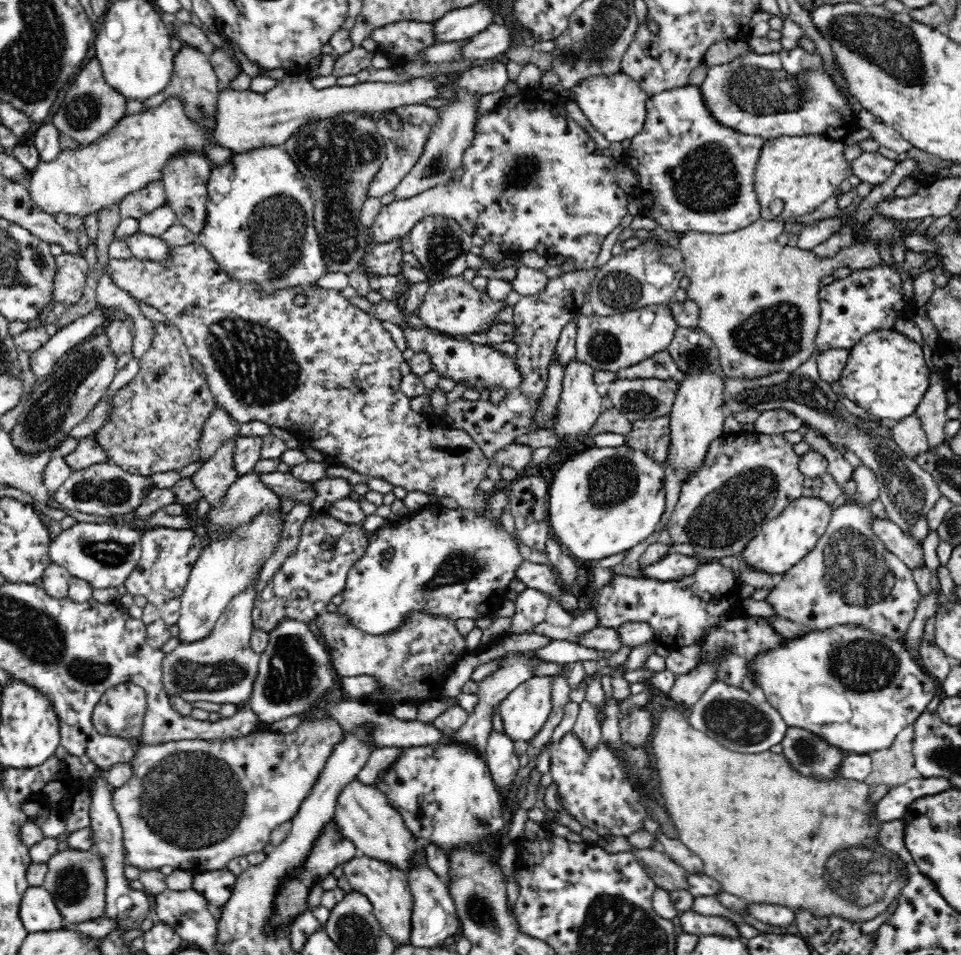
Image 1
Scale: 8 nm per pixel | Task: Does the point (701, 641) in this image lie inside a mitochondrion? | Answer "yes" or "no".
no

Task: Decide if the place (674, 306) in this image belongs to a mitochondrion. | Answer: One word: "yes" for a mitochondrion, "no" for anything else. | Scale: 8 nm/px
no

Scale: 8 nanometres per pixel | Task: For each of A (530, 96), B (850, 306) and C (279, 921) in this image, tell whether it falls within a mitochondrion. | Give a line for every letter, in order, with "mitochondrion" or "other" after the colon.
A: other
B: other
C: other

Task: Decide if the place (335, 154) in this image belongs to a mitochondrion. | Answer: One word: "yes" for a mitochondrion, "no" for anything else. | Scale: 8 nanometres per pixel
yes

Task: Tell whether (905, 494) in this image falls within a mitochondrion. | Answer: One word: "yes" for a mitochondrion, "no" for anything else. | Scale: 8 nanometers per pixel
yes

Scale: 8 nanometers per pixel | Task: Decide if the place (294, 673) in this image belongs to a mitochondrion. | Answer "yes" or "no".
yes

